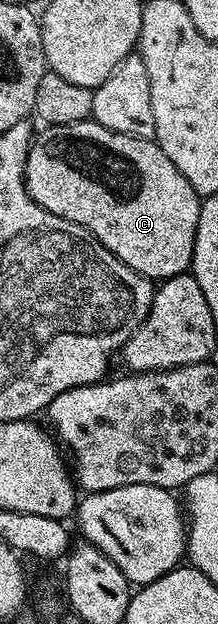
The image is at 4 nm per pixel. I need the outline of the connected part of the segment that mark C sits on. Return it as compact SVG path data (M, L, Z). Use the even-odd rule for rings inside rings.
M93 119L81 123L69 123L68 125L49 125L40 128L40 130L40 133L38 130L34 134L31 150L27 152L25 175L23 176L27 181L29 195L36 203L45 207L45 211L49 211L61 219L69 219L73 223L85 227L106 249L113 251L113 255L117 255L117 259L121 259L121 263L133 267L133 271L137 271L141 276L151 278L152 282L162 283L168 277L176 277L178 273L185 273L190 270L201 198L198 193L193 191L189 179L185 179L185 175L181 175L181 171L177 171L177 167L173 167L173 159L169 159L169 155L165 155L165 151L161 151L158 141L154 139L146 141L133 135L121 135L117 131L109 131L109 127L101 127Z

